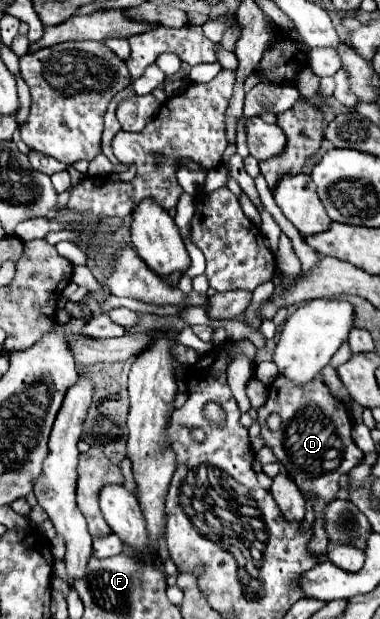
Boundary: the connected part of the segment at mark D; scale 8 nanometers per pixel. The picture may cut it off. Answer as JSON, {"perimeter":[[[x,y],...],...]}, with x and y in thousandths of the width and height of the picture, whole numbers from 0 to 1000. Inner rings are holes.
{"perimeter":[[[729,609],[708,622],[708,641],[697,654],[676,661],[676,683],[687,690],[687,706],[697,712],[697,722],[718,729],[718,735],[771,771],[782,787],[803,800],[824,803],[829,845],[824,845],[824,868],[808,884],[834,897],[855,893],[866,880],[866,868],[855,858],[855,822],[866,819],[866,813],[887,806],[892,774],[955,745],[955,729],[924,709],[929,683],[913,670],[908,654],[866,635],[866,625],[850,616],[829,612],[803,625],[782,625],[771,622],[771,616]],[[708,667],[734,667],[745,677],[739,693],[724,700],[697,690],[697,677]]]}

